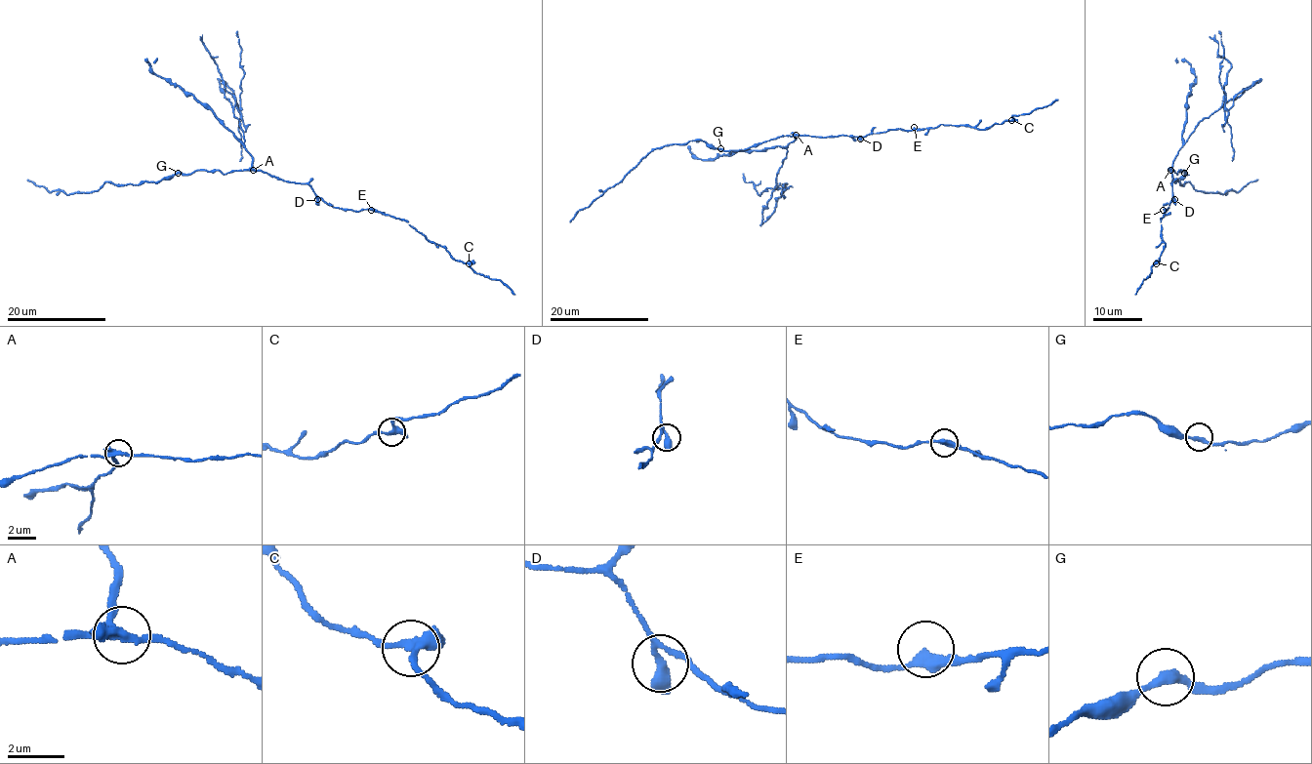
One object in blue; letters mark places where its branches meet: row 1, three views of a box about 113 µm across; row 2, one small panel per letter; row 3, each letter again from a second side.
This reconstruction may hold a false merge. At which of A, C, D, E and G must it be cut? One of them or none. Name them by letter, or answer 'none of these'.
A

